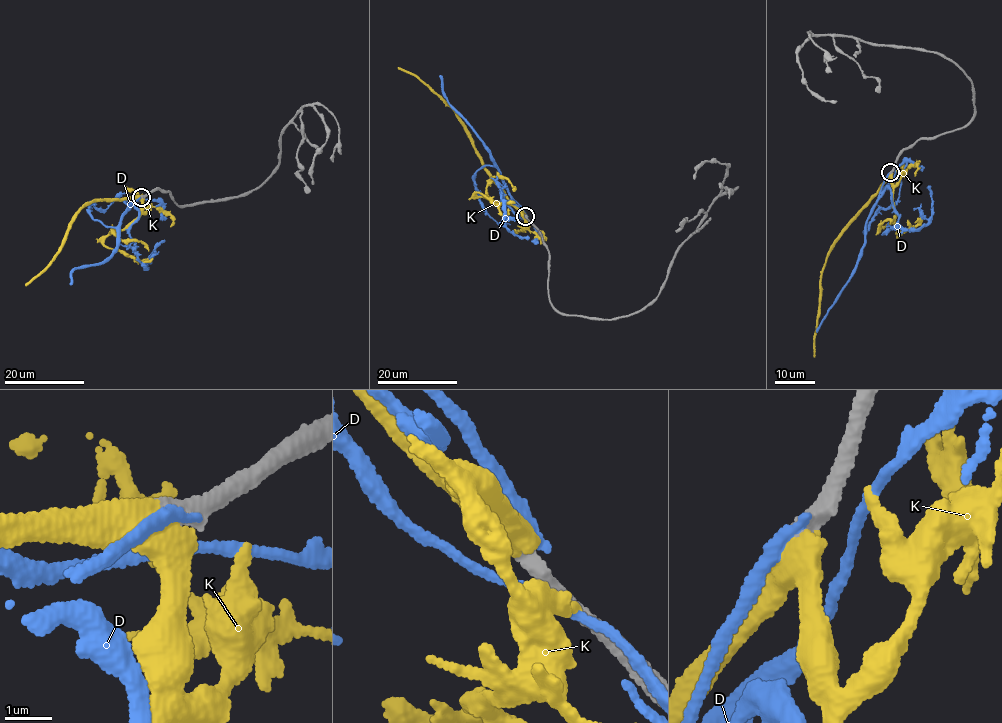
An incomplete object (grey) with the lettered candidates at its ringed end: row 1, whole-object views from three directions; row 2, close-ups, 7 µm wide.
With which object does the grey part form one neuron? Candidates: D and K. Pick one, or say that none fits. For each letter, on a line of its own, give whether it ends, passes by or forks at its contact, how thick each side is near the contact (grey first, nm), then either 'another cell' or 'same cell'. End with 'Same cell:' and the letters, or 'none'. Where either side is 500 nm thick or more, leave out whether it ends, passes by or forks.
D: it passes by; calibres 440 and 240 nm; another cell
K: calibres 440 and 500 nm; same cell
Same cell: K

